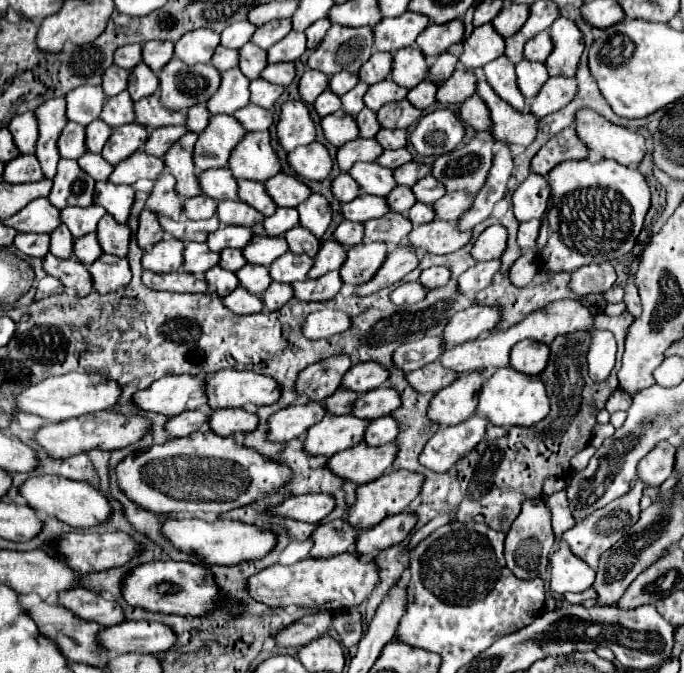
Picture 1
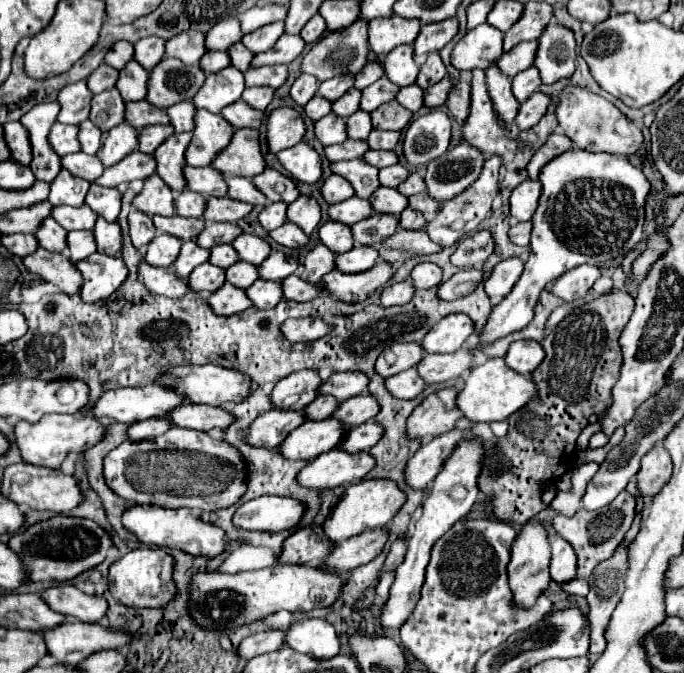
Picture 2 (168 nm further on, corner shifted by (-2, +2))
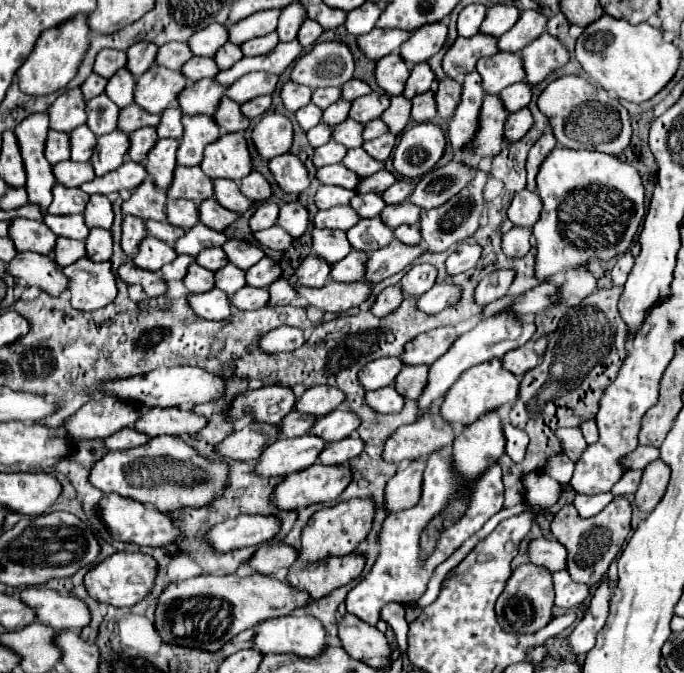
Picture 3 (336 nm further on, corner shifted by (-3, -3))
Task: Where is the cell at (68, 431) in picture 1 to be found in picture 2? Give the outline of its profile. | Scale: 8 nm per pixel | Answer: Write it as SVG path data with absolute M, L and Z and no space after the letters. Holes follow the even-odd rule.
M49 414L39 422L17 422L15 424L15 442L19 444L21 456L27 464L59 468L69 452L81 454L99 444L105 438L107 428L93 414Z

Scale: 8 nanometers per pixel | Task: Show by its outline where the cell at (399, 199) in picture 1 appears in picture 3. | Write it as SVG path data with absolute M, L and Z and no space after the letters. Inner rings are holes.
M366 193L366 195L354 195L350 201L350 207L358 213L358 217L378 217L380 211L384 209L384 201L376 193Z

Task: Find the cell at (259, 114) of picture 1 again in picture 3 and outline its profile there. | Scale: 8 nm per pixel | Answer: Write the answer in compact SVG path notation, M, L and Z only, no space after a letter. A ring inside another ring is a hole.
M222 97L218 103L218 109L214 113L214 121L220 127L220 133L234 133L234 131L244 131L250 121L240 113L240 105L228 97Z

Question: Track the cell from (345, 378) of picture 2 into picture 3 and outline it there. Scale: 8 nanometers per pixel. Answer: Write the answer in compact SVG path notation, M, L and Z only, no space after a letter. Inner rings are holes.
M318 385L318 387L306 389L306 393L296 399L294 409L300 413L306 413L306 415L322 417L322 415L334 411L342 401L344 401L344 393L340 393L336 387Z

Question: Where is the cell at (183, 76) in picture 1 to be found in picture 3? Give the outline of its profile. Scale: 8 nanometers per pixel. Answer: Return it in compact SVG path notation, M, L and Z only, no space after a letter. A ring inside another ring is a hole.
M152 65L142 77L136 79L134 103L148 113L162 113L174 105L178 93L186 87L186 77L180 71L170 71L160 65Z

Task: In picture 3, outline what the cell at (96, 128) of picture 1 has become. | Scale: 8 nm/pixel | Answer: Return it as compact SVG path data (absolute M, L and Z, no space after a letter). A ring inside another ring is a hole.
M80 125L70 133L70 149L72 149L70 159L80 163L90 161L94 145L96 145L96 135L88 129L88 125Z

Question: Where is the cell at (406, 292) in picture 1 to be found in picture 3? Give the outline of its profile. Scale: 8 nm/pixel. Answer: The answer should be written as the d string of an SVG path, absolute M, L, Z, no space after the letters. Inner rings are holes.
M394 285L394 287L386 287L378 299L374 301L374 305L370 307L370 311L376 315L376 317L384 317L388 313L392 313L404 299L404 293L400 289L400 285Z

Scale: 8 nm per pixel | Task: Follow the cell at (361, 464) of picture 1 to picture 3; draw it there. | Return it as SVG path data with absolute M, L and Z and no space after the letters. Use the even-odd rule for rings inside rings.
M314 463L302 473L290 473L282 483L274 487L270 503L282 511L298 511L314 503L326 503L338 499L338 495L350 483L350 467Z

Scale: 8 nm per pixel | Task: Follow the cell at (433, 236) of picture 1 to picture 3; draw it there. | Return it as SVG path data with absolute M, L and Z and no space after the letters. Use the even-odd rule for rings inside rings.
M394 239L390 245L370 253L370 257L366 261L364 281L368 281L370 285L376 285L376 283L384 281L386 277L396 275L398 271L408 267L420 253L424 253L422 245L410 247L410 245L404 245Z

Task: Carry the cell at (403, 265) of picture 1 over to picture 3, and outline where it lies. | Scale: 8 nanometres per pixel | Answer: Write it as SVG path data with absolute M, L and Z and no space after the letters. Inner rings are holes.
M326 281L320 289L306 289L296 287L298 297L306 299L308 305L318 307L322 311L342 313L356 305L360 305L370 295L370 285L366 281L354 281L354 283L338 283L338 281Z

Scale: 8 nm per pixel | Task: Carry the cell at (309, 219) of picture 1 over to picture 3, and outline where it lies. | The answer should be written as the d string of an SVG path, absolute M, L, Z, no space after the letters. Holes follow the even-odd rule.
M296 201L284 203L284 205L280 207L278 225L296 239L296 237L300 237L300 235L306 231L306 227L308 227L308 211L306 211L300 203L296 203Z

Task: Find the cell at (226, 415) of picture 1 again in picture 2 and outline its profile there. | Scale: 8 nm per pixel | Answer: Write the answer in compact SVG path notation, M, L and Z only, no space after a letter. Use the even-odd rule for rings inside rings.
M183 402L179 408L175 408L167 418L171 418L175 426L205 430L205 432L209 432L213 428L225 430L235 420L235 416L225 408L209 404L187 404L187 402Z

